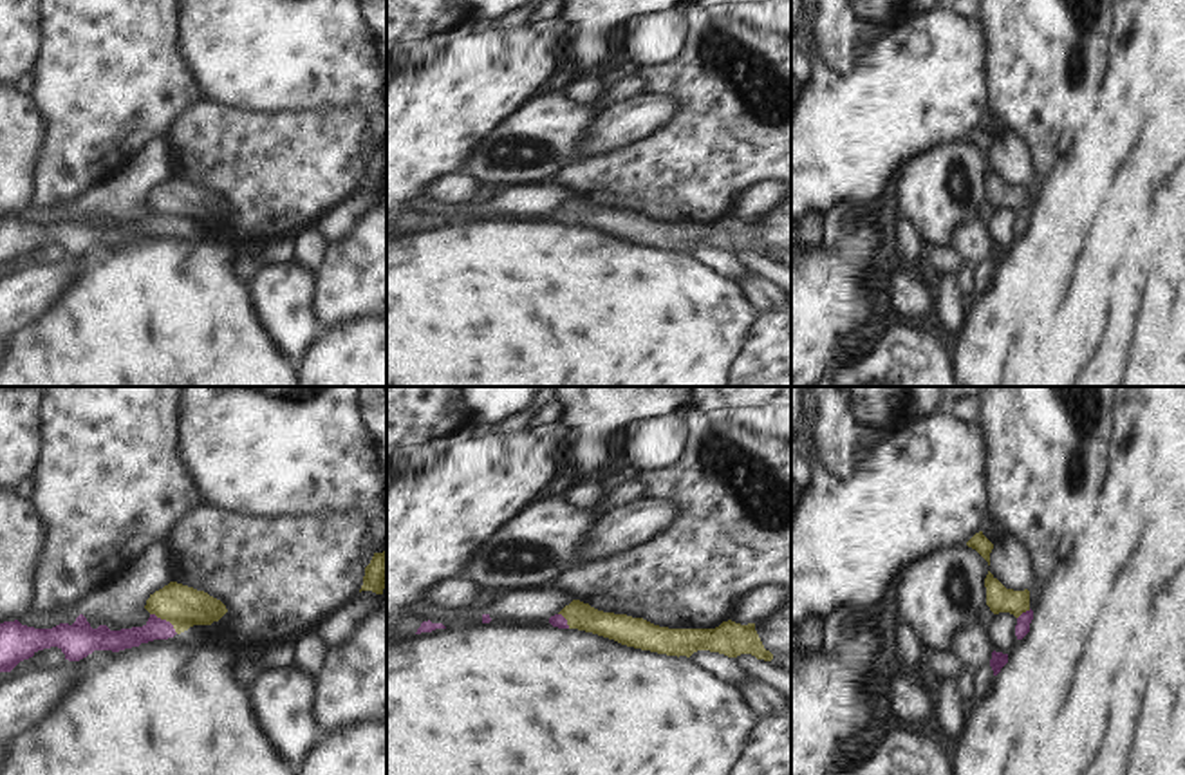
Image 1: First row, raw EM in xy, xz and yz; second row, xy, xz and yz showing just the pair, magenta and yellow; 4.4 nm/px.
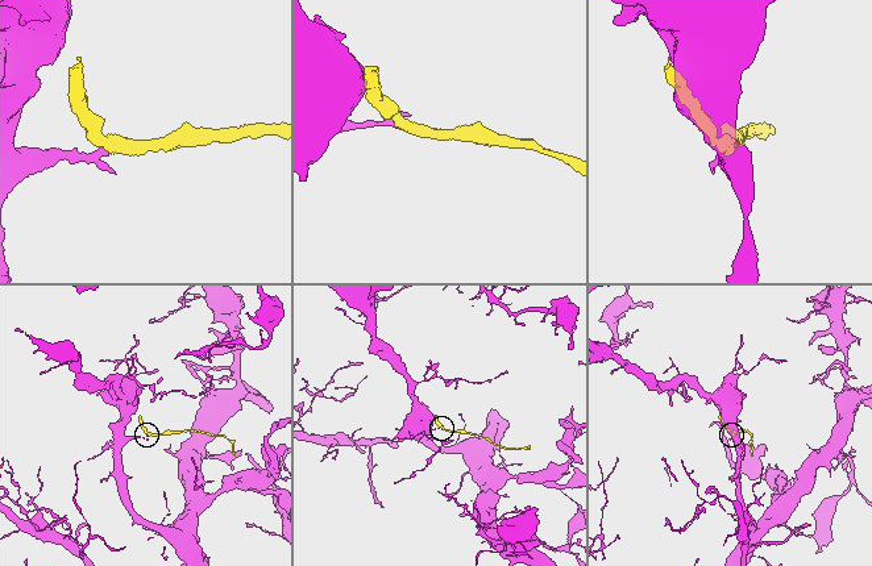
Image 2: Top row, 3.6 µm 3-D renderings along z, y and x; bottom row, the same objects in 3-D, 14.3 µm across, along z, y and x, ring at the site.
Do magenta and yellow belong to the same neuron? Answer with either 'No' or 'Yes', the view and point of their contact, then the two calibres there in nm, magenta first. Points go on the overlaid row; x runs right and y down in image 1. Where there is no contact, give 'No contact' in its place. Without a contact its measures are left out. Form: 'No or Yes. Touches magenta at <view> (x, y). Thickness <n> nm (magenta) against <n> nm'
No. Touches magenta at xy (165, 620). Thickness 100 nm (magenta) against 180 nm.

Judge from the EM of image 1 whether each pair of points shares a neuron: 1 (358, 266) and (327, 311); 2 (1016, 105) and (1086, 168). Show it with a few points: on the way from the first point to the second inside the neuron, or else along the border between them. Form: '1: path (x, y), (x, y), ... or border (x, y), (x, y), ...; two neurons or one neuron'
1: path (358, 277), (336, 300); one neuron
2: border (1091, 114), (1045, 179); two neurons

